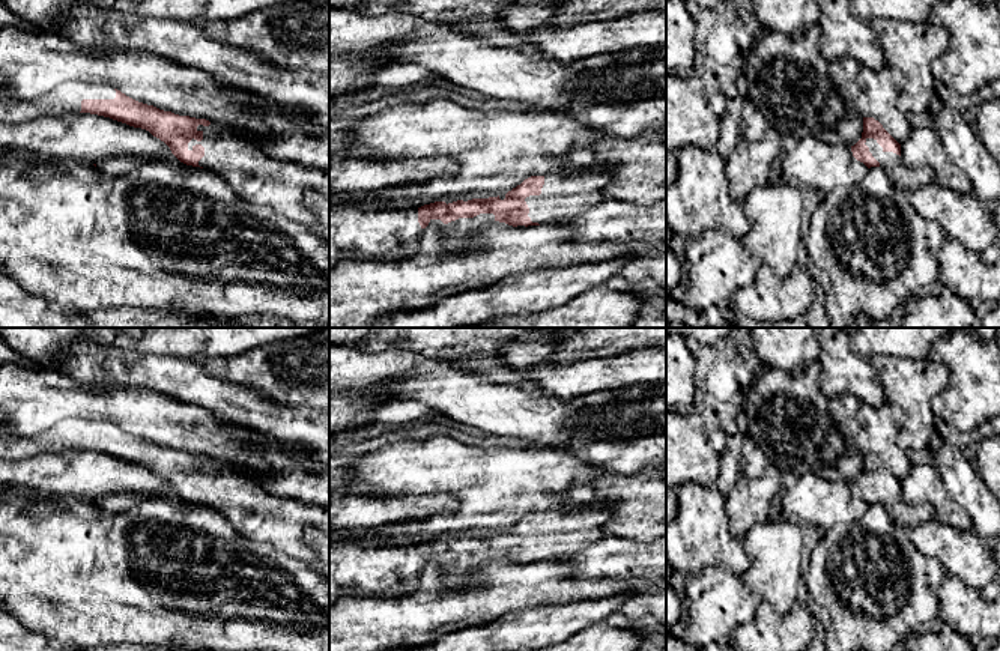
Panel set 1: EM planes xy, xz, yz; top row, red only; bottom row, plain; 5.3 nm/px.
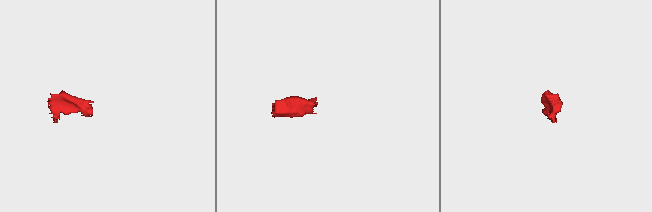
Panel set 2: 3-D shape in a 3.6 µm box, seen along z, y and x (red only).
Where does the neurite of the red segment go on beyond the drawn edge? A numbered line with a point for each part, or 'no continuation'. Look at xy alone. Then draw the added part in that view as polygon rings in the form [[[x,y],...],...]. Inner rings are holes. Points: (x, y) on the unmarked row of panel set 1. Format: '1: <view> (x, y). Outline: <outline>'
1: xy (65, 435). Outline: [[[77,418],[63,419],[50,430],[33,438],[17,438],[0,428],[0,459],[20,462],[42,453],[80,450],[83,436],[114,436],[111,422],[89,422]]]
2: xy (256, 513). Outline: [[[212,460],[209,463],[198,462],[197,468],[203,469],[203,477],[192,475],[188,480],[188,487],[192,487],[195,481],[205,484],[205,493],[198,498],[200,504],[221,513],[238,534],[253,541],[269,543],[274,549],[314,568],[316,555],[305,543],[304,532],[316,528],[329,534],[329,508],[275,495],[248,472],[218,468]]]

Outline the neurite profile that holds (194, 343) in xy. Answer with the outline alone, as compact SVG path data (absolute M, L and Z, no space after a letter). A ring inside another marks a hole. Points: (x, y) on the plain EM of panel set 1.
M95 328L89 332L95 341L111 347L131 349L144 355L180 358L227 358L241 355L266 343L311 335L326 328L143 328L140 337L132 338L113 328Z

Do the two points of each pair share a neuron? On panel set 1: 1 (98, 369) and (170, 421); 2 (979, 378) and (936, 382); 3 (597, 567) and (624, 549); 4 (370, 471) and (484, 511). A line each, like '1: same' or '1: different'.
1: different
2: different
3: same
4: same

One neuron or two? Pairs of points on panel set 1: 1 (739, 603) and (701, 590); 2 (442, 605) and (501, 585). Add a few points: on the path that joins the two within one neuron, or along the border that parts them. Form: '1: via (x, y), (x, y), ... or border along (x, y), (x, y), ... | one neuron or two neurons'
1: via (730, 603), (710, 596) | one neuron
2: via (457, 605), (475, 605), (486, 597) | one neuron

